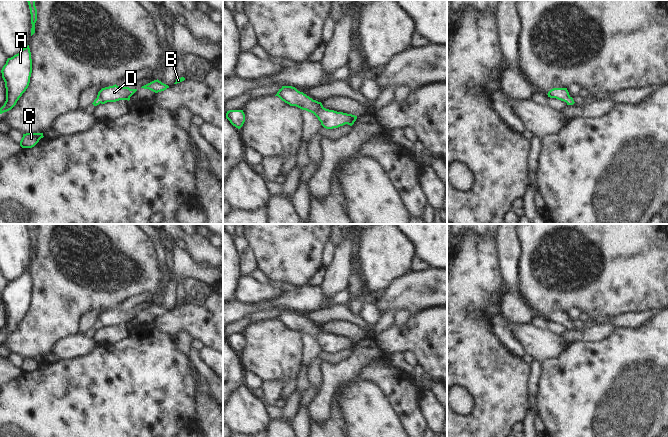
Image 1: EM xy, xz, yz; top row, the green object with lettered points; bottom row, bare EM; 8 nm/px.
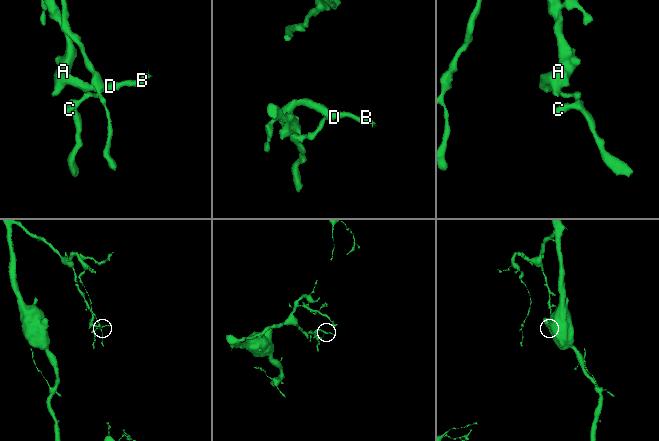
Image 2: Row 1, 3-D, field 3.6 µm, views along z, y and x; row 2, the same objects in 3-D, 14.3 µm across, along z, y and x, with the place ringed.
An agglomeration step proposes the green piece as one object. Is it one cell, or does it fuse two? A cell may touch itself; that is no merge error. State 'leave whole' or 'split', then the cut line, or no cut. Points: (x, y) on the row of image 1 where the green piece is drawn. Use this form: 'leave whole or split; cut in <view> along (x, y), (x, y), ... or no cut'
leave whole; no cut

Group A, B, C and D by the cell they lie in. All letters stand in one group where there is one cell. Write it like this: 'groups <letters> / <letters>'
groups A B C D

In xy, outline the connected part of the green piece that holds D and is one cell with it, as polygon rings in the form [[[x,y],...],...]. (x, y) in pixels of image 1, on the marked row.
[[[116,84],[113,86],[102,88],[97,95],[97,98],[92,103],[94,106],[105,104],[107,102],[116,102],[119,100],[130,100],[130,97],[137,91],[137,89],[130,89],[129,87],[119,87]]]

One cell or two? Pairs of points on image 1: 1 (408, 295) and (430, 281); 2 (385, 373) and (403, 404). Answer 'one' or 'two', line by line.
1: one
2: one

